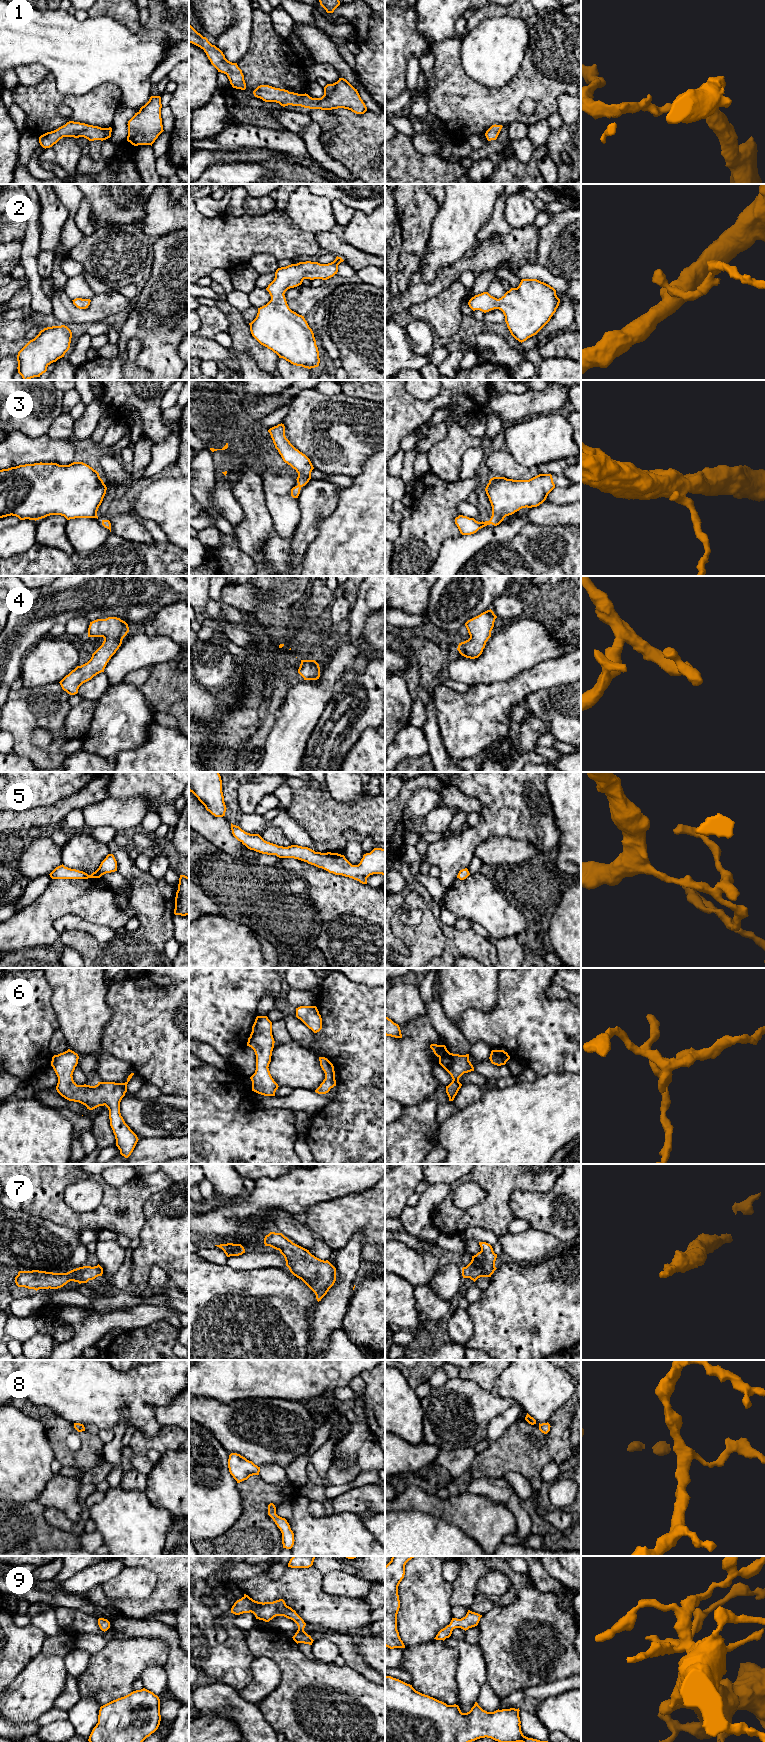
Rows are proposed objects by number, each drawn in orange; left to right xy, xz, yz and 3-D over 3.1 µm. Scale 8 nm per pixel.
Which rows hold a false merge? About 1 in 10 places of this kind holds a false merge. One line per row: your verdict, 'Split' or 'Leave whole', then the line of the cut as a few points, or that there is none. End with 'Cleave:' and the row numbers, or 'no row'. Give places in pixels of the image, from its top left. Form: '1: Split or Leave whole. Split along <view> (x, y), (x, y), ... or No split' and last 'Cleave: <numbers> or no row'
1: Leave whole. No split
2: Leave whole. No split
3: Leave whole. No split
4: Leave whole. No split
5: Leave whole. No split
6: Leave whole. No split
7: Leave whole. No split
8: Leave whole. No split
9: Leave whole. No split
Cleave: no row

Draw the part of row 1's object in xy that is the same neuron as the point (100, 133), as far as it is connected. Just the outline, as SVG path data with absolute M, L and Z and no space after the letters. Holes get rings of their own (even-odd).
M69 121L58 129L47 132L39 137L39 143L43 148L50 148L63 137L84 137L89 141L106 140L111 137L112 128L101 128L85 123Z

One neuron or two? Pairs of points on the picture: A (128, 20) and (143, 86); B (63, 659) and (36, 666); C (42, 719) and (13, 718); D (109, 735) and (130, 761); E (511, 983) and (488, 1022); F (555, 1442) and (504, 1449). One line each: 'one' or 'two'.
A: two
B: one
C: one
D: two
E: one
F: one

